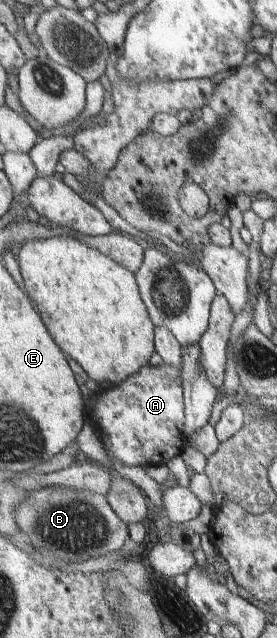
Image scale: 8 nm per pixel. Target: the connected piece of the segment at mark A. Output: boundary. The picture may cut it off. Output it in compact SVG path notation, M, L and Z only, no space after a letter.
M148 364L136 375L117 386L101 388L99 404L90 414L93 424L98 424L98 434L104 448L110 448L113 455L124 465L130 467L166 465L172 458L181 455L184 448L189 445L190 438L185 431L187 423L187 402L185 399L185 387L181 384L182 369L170 364L154 366Z

